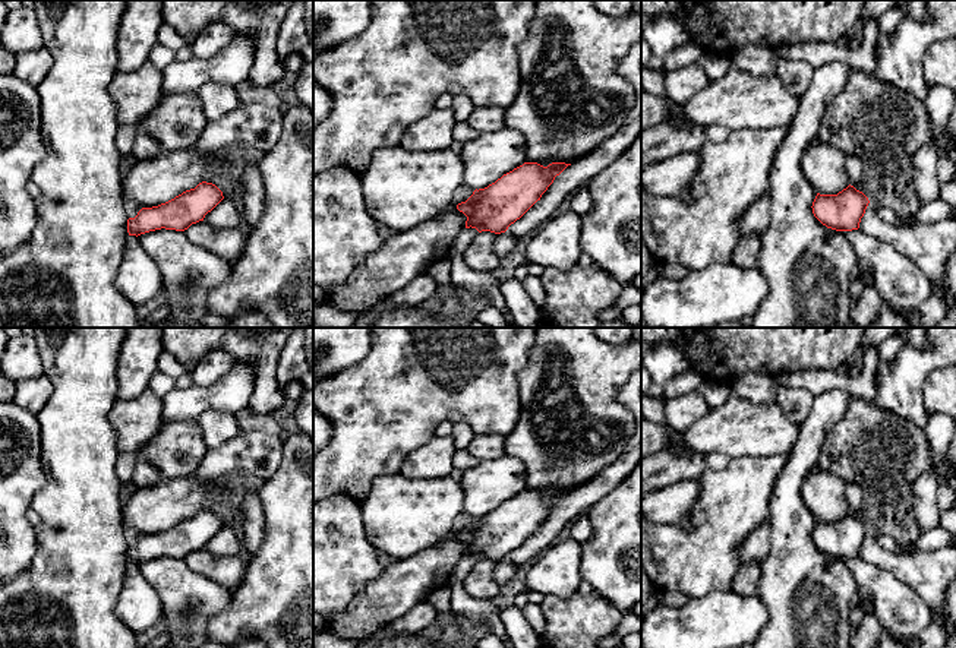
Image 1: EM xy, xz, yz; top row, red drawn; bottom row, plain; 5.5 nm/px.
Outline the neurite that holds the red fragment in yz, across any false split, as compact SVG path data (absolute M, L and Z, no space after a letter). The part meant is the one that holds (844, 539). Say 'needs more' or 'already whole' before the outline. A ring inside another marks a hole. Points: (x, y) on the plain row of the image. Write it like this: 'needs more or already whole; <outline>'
needs more; M817 467L804 480L801 497L817 519L811 534L814 544L836 559L858 557L870 528L849 512L846 483Z

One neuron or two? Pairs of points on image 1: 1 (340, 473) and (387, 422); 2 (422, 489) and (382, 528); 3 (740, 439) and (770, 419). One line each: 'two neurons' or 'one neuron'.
1: one neuron
2: one neuron
3: one neuron

